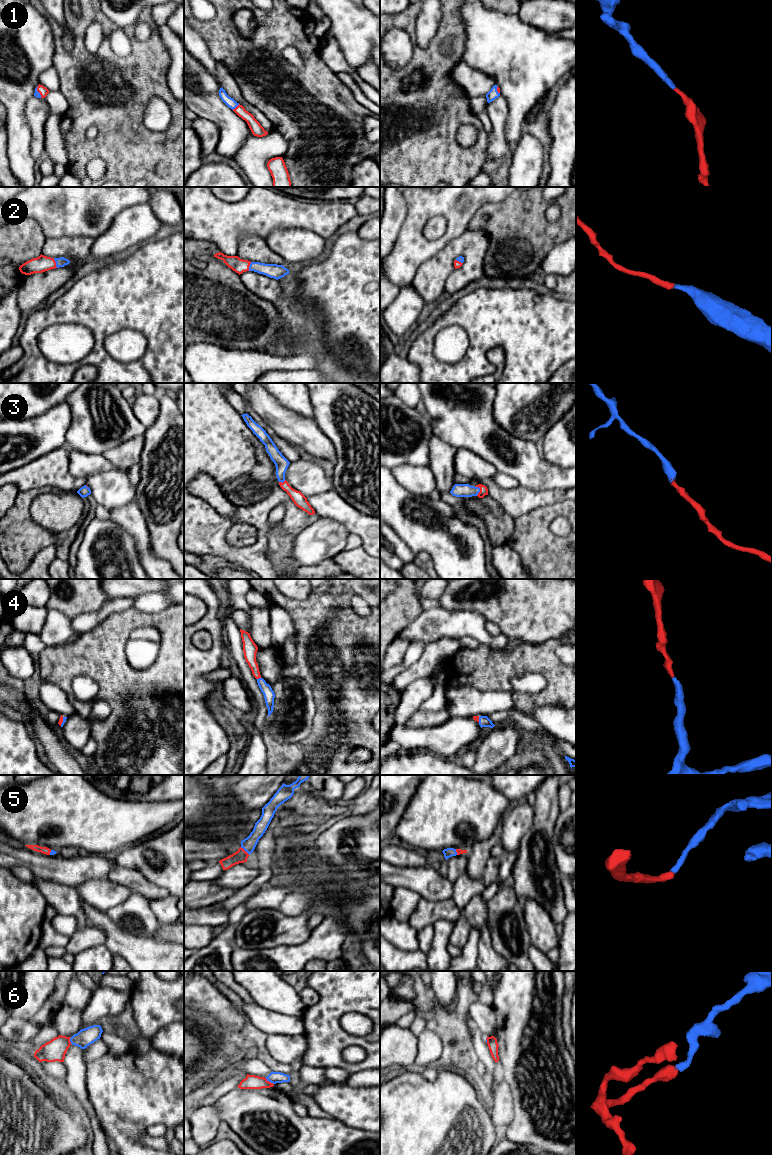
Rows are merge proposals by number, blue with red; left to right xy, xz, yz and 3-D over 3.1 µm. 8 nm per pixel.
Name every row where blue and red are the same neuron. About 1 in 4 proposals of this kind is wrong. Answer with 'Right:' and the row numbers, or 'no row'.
Right: 1, 2, 3, 4, 5

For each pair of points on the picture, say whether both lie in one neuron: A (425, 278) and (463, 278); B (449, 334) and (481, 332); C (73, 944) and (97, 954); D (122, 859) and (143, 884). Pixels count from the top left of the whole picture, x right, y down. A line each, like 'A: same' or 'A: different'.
A: same
B: different
C: different
D: different

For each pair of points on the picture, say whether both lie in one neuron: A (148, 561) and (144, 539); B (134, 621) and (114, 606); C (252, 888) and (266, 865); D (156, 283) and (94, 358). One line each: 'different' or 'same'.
A: same
B: different
C: same
D: same

